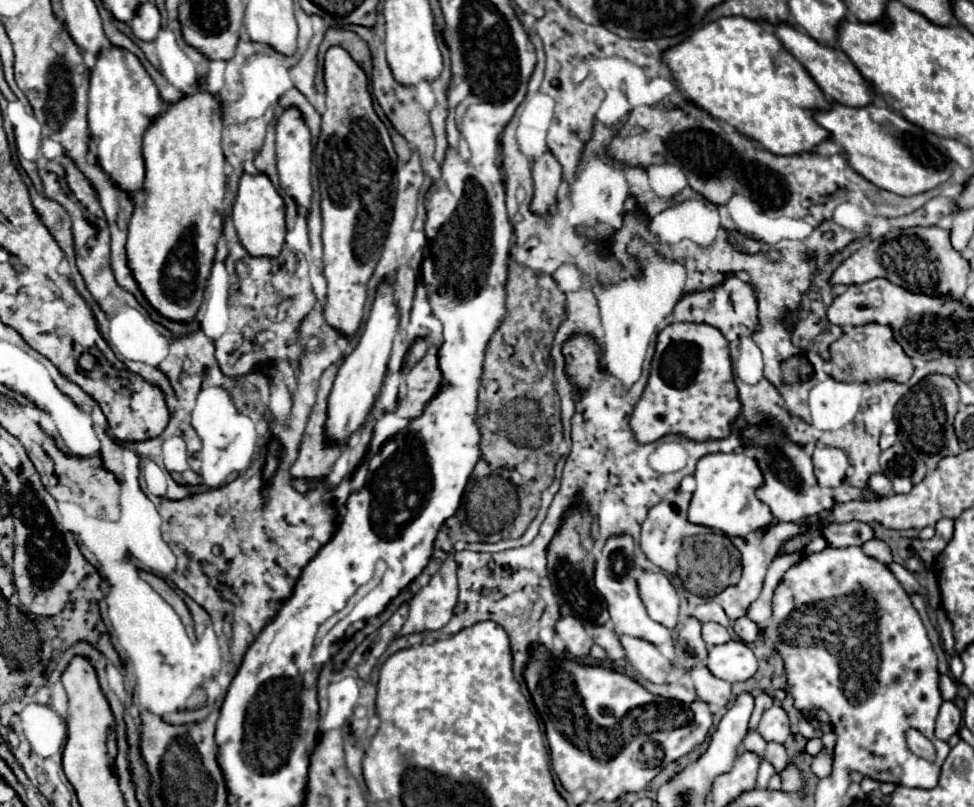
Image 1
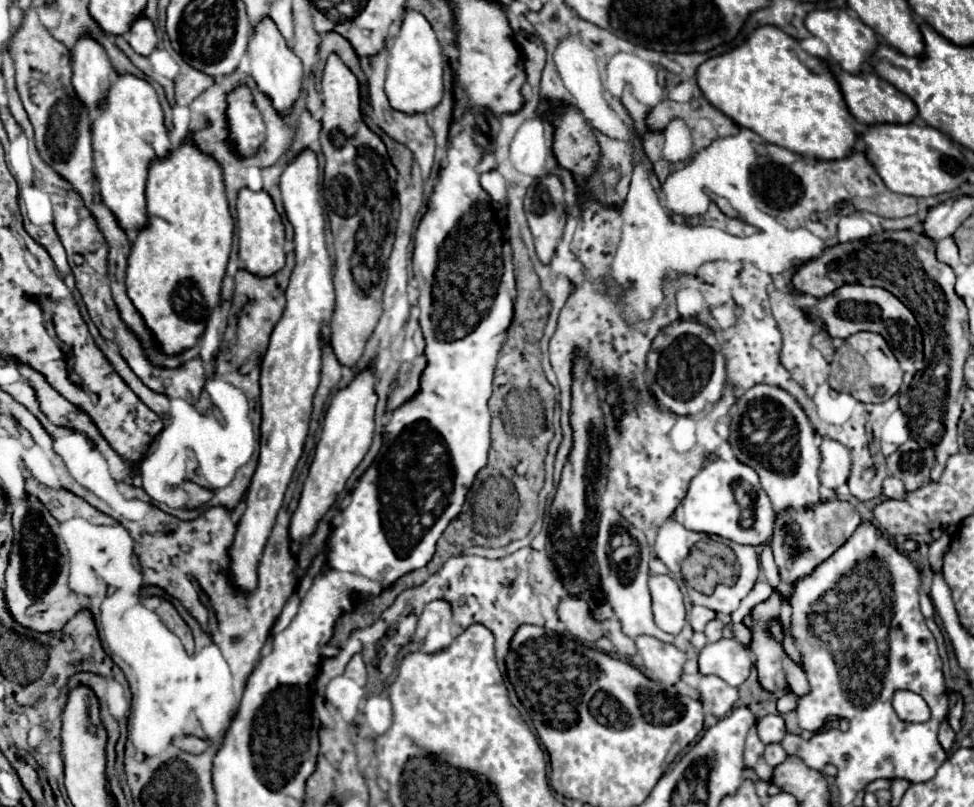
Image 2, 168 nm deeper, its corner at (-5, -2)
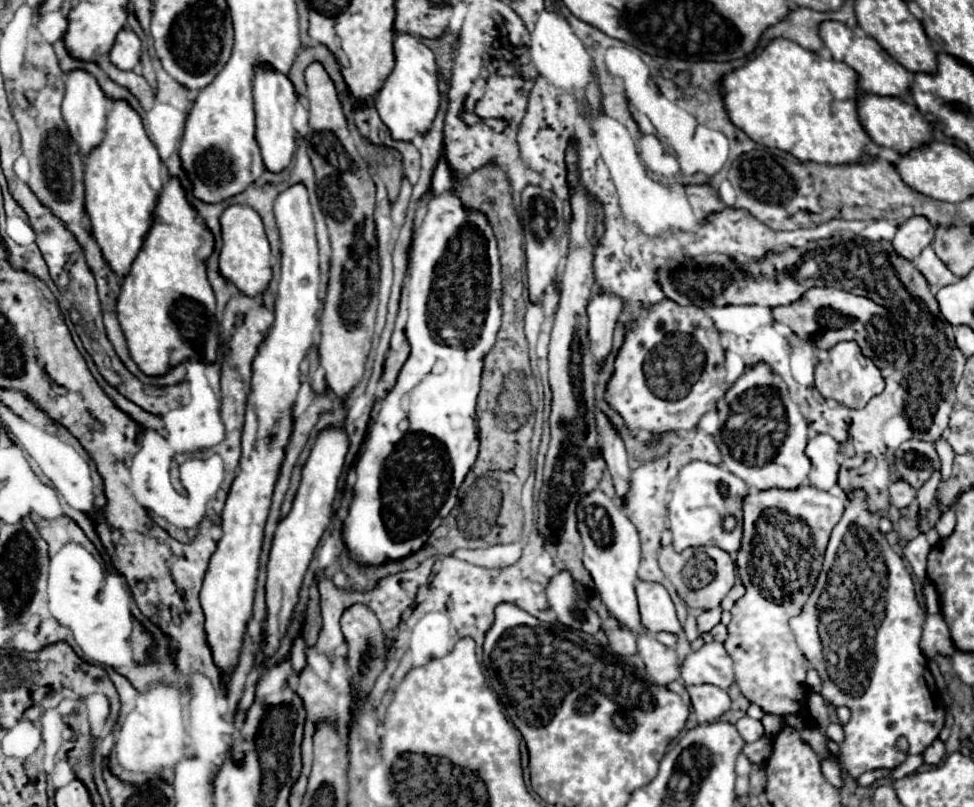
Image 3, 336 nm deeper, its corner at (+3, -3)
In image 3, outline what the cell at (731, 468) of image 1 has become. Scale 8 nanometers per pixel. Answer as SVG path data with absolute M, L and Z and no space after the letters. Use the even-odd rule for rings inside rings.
M689 462L677 476L673 486L673 500L669 502L669 518L673 532L673 546L677 552L689 546L705 546L713 542L729 554L737 554L743 538L743 496L747 496L747 484L709 462ZM725 516L735 516L737 526L731 532L723 530Z

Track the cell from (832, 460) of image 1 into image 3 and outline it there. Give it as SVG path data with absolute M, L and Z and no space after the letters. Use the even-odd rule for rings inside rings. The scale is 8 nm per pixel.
M817 434L807 444L807 456L811 458L809 482L819 490L831 490L837 484L839 472L839 444L829 434Z

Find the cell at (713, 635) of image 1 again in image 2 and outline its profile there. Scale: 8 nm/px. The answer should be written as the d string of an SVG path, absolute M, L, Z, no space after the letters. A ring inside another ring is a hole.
M713 619L707 623L705 627L705 635L709 641L719 641L721 639L721 629L723 629L723 621L721 619Z

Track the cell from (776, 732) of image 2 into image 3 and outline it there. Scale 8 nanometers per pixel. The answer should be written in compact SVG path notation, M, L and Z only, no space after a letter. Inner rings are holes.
M743 716L741 720L737 720L735 726L737 726L737 730L739 730L739 734L743 736L745 742L755 742L761 736L765 736L765 728L763 728L761 720L753 720L749 716Z

